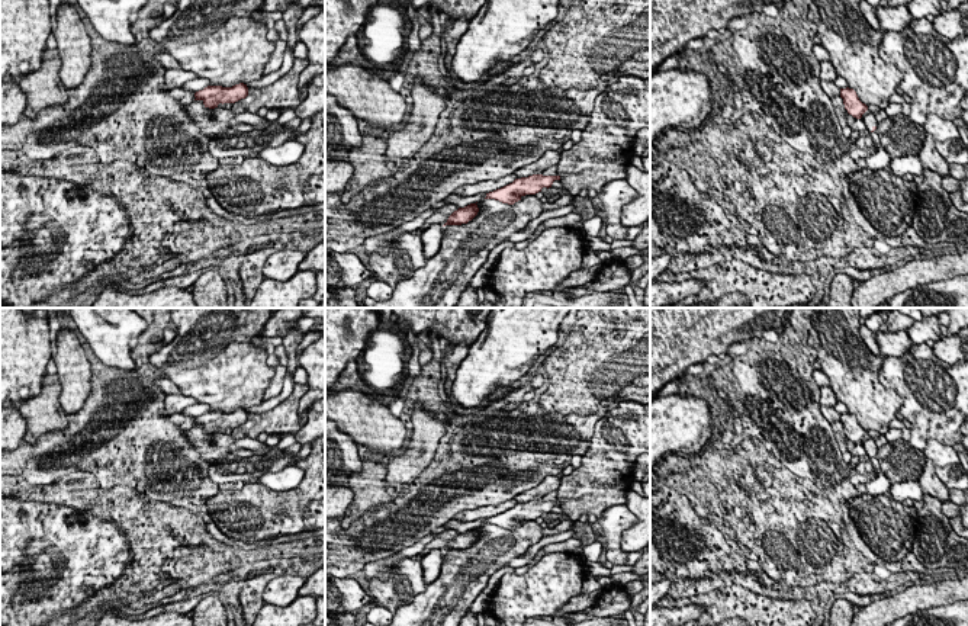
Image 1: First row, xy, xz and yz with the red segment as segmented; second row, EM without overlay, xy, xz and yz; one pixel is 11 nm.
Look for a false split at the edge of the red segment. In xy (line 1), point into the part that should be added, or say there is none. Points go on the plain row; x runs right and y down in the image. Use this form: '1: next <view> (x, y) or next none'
1: next none

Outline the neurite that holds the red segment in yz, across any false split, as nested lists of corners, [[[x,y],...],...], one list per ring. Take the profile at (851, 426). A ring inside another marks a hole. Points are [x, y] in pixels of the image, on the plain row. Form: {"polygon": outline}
{"polygon": [[[840,414],[840,423],[843,424],[848,439],[856,444],[861,444],[862,440],[868,436],[868,431],[859,426],[853,414]]]}

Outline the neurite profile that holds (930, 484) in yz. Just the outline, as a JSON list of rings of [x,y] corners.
[[[926,459],[926,465],[923,468],[923,473],[919,479],[923,494],[929,494],[935,497],[940,503],[949,500],[949,489],[946,485],[939,479],[935,463],[930,459]]]

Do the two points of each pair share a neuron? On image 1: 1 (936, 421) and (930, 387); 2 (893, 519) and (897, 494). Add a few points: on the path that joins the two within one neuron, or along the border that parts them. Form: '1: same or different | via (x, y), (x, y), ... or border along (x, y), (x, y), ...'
1: same | via (936, 413), (936, 395)
2: different | border along (891, 497), (901, 503)

